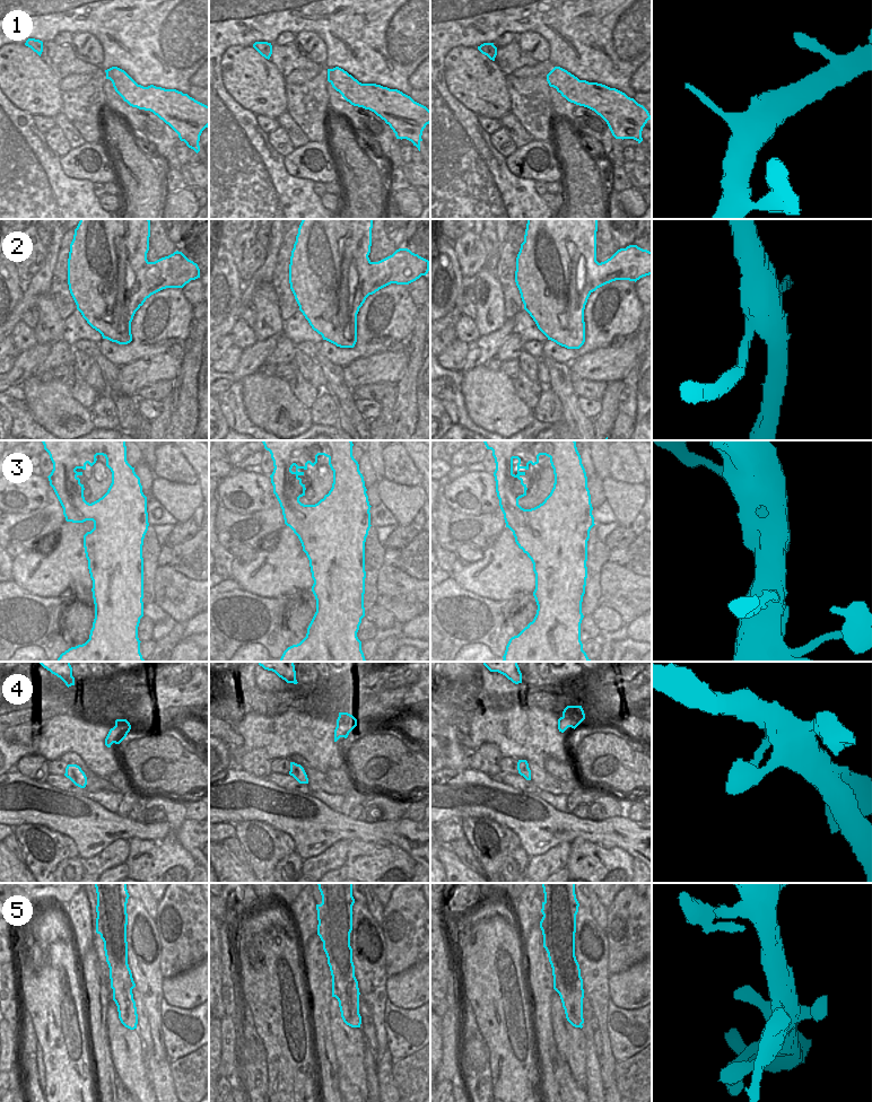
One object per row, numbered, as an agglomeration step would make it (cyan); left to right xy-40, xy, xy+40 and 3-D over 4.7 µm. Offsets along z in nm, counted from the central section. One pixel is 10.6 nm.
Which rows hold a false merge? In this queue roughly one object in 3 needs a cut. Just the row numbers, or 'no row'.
1, 2, 5

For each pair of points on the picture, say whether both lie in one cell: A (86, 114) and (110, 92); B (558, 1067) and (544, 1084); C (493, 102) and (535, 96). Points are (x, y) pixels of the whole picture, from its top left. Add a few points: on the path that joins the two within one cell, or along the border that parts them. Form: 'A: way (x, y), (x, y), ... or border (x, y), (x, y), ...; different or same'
A: border (105, 78), (104, 96), (108, 110); different
B: border (556, 1054), (554, 1070), (560, 1090); different
C: border (505, 76), (505, 87), (509, 95), (511, 111); different

